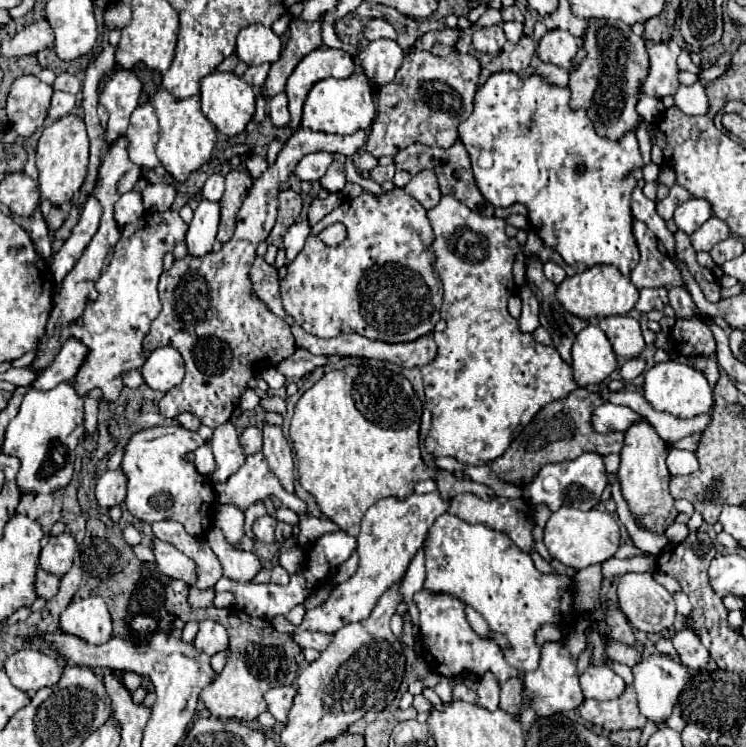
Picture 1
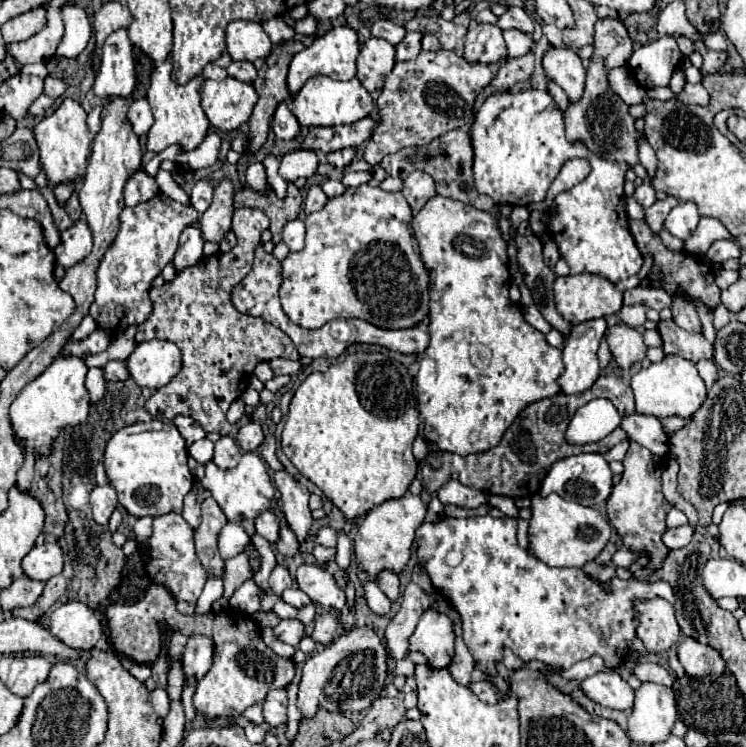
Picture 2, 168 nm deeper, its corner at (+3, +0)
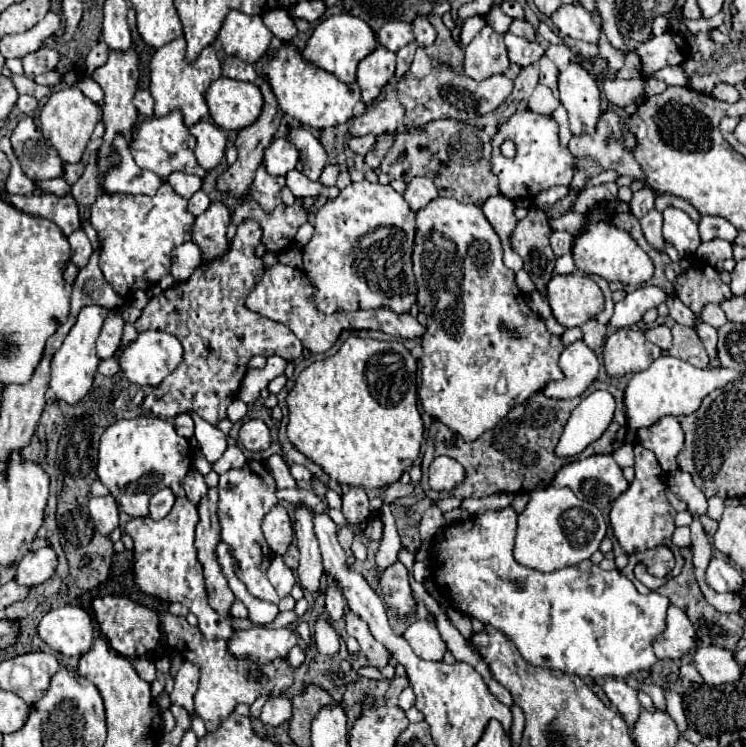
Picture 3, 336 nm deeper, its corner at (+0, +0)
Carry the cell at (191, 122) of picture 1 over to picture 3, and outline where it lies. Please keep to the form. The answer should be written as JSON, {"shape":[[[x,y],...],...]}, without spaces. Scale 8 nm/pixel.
{"shape":[[[177,37],[175,41],[159,47],[149,63],[151,69],[151,85],[149,91],[155,99],[155,115],[165,115],[165,111],[173,111],[173,107],[181,107],[185,111],[185,123],[195,125],[201,119],[209,117],[209,109],[205,103],[205,91],[207,87],[221,77],[221,61],[217,57],[217,49],[213,45],[207,45],[201,55],[191,63],[185,57],[187,43],[183,37]]]}

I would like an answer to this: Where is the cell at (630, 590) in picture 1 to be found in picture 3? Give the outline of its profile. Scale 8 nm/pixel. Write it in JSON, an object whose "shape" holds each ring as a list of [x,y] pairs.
{"shape":[[[669,607],[667,611],[667,629],[655,639],[653,649],[659,659],[683,659],[695,649],[695,629],[679,607]]]}

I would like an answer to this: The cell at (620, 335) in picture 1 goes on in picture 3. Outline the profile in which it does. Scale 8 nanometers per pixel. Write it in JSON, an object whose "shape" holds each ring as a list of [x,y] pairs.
{"shape":[[[619,329],[611,333],[603,347],[603,365],[611,379],[647,369],[661,349],[651,343],[641,329]]]}

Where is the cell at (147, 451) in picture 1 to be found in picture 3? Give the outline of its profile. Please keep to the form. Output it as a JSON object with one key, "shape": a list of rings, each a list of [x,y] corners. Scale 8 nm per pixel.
{"shape":[[[159,417],[119,419],[109,425],[99,439],[97,477],[127,515],[147,517],[149,499],[159,489],[171,487],[177,497],[185,495],[183,477],[191,469],[191,461],[191,445],[175,433],[173,423]]]}

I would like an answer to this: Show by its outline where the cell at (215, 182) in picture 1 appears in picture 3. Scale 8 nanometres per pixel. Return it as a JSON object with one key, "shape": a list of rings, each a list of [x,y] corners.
{"shape":[[[197,191],[189,203],[187,203],[187,211],[193,215],[193,217],[199,217],[205,209],[209,207],[209,197],[203,193],[203,191]]]}

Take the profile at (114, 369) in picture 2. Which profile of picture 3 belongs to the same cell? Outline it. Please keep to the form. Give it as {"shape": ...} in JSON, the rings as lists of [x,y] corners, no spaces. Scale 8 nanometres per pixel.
{"shape":[[[115,357],[103,359],[103,361],[99,363],[97,373],[101,373],[101,375],[115,375],[115,373],[119,373],[119,363],[117,363],[117,359],[115,359]]]}

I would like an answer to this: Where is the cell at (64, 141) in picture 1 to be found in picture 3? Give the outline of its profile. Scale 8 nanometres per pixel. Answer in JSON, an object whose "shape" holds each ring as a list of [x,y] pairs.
{"shape":[[[63,87],[49,95],[47,103],[41,109],[39,121],[45,139],[49,139],[53,147],[57,147],[61,159],[65,163],[77,163],[83,157],[85,145],[95,129],[95,123],[99,121],[99,107],[89,97],[85,97],[79,87]]]}

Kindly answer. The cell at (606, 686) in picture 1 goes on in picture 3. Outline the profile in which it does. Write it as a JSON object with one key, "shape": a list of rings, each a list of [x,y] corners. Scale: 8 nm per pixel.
{"shape":[[[611,677],[605,681],[603,691],[607,693],[609,701],[617,707],[617,711],[621,713],[621,717],[625,719],[629,729],[633,729],[633,725],[641,713],[641,705],[637,701],[637,691],[633,687],[629,687],[623,679],[611,679]]]}

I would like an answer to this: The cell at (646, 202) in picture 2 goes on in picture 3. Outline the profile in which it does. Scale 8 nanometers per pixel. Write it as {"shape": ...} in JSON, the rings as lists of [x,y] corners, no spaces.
{"shape":[[[639,189],[637,193],[633,193],[629,207],[631,207],[631,213],[637,219],[641,219],[645,213],[649,213],[653,209],[653,203],[655,203],[655,195],[649,189]]]}

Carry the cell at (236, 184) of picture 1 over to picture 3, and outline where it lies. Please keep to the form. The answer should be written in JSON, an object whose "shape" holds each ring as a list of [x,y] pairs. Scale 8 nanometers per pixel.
{"shape":[[[211,203],[211,207],[195,219],[193,241],[199,245],[205,263],[215,257],[221,257],[229,249],[227,239],[229,221],[231,215],[223,203]]]}

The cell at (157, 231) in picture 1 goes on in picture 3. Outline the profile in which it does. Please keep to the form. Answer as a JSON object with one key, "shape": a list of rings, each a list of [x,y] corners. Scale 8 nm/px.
{"shape":[[[165,181],[153,197],[149,197],[149,195],[123,195],[123,193],[99,193],[95,203],[91,205],[89,221],[103,241],[99,267],[103,271],[105,279],[109,281],[109,285],[115,289],[115,293],[119,293],[121,297],[125,297],[129,301],[135,291],[139,291],[139,289],[145,291],[151,285],[159,283],[165,275],[169,275],[171,253],[177,245],[185,243],[185,231],[187,231],[187,241],[189,241],[195,217],[187,213],[187,199],[177,195],[173,191],[173,187]]]}

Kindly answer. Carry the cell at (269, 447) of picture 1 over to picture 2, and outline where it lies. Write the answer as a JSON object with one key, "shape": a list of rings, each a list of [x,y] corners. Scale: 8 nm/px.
{"shape":[[[286,469],[282,471],[274,471],[274,483],[280,491],[280,501],[282,501],[282,511],[284,517],[290,525],[290,529],[296,533],[298,541],[302,543],[304,539],[308,539],[308,529],[312,525],[312,515],[308,509],[308,489],[294,479]]]}

